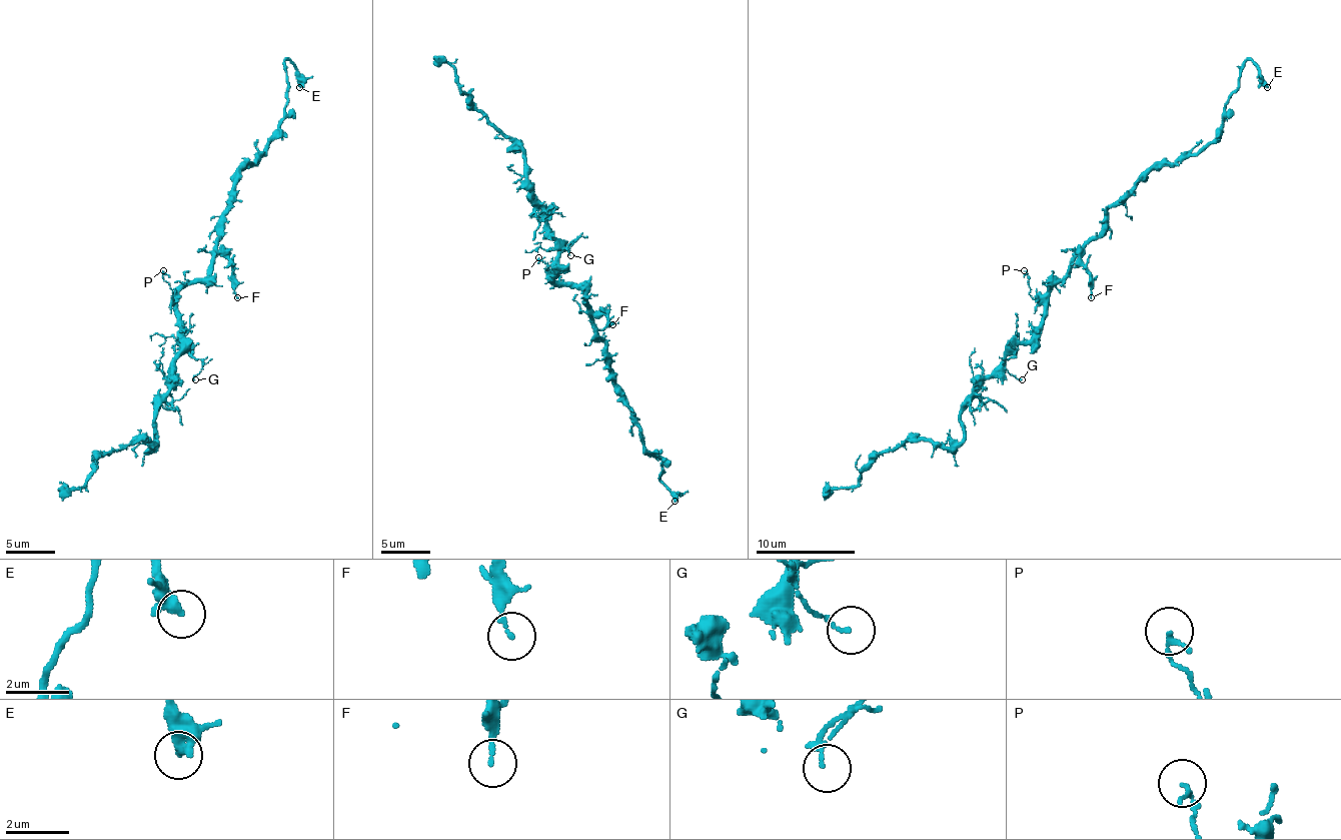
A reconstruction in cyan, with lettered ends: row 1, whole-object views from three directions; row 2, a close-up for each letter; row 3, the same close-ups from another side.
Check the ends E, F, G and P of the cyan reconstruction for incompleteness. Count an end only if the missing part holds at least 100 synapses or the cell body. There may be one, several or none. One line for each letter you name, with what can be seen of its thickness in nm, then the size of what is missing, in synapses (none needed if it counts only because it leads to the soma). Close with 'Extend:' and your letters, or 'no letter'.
Extend: no letter

